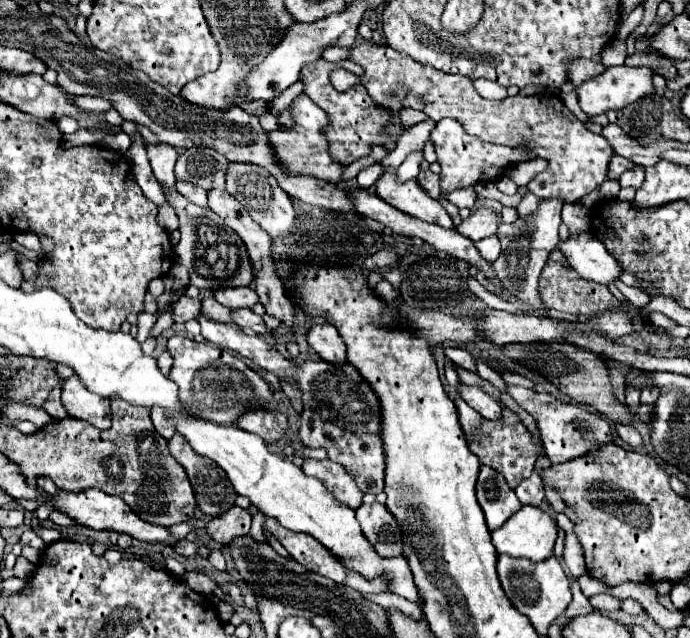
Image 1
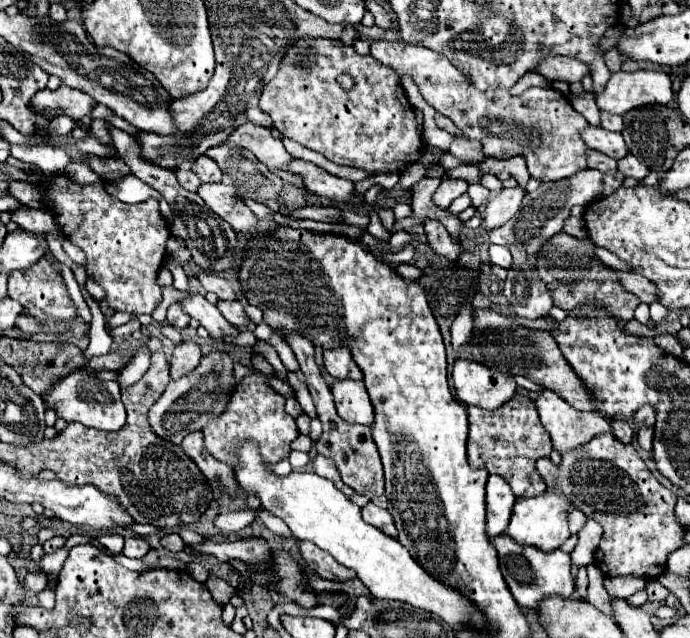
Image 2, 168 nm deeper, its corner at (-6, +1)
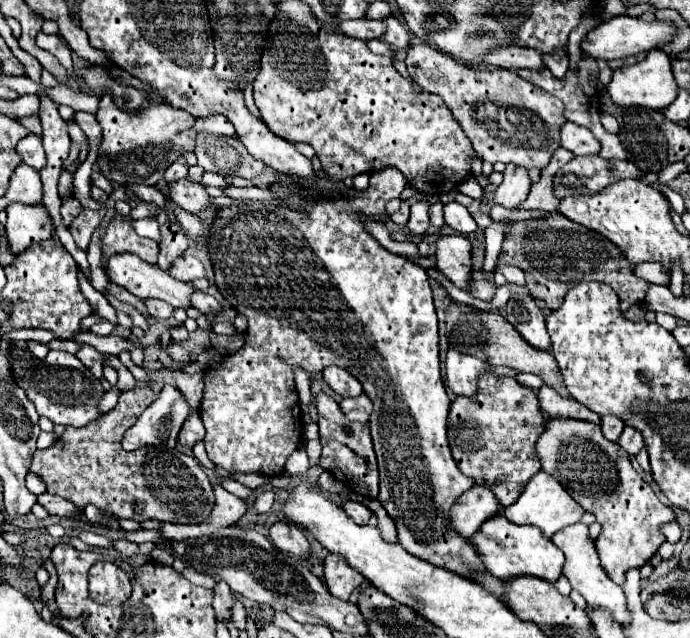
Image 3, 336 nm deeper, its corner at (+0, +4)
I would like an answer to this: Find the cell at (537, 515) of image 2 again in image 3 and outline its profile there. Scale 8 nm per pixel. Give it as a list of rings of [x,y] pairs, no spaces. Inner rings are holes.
[[[538,471],[526,485],[526,489],[522,491],[522,495],[518,497],[518,501],[504,509],[504,515],[508,521],[516,523],[516,525],[536,525],[538,529],[542,529],[542,533],[546,537],[552,537],[554,531],[560,531],[562,527],[574,525],[580,521],[580,517],[584,515],[584,509],[570,497],[570,493],[548,473]]]

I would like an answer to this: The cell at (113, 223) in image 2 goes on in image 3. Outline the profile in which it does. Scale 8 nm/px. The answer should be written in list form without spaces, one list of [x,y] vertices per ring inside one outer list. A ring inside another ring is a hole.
[[[112,219],[110,225],[106,227],[106,235],[102,237],[102,255],[106,259],[114,253],[134,253],[148,263],[156,263],[158,243],[136,235],[130,221]]]

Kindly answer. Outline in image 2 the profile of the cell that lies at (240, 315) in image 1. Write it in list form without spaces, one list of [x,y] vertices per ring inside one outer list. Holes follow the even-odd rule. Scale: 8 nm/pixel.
[[[218,300],[218,310],[222,312],[222,316],[228,320],[228,322],[234,322],[234,326],[248,326],[252,320],[246,316],[244,312],[244,306],[240,302],[224,302],[224,300]]]

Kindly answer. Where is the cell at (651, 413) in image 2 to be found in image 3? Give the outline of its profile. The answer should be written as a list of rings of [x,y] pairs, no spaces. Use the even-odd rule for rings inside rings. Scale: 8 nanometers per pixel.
[[[626,427],[622,431],[622,435],[618,437],[616,441],[624,451],[628,451],[628,455],[636,457],[638,451],[644,447],[644,439],[642,439],[642,433],[638,429],[632,429],[632,427]]]

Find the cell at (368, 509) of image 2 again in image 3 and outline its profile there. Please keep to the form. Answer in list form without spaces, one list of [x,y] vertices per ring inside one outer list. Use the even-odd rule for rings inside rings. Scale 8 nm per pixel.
[[[344,501],[342,509],[358,525],[368,525],[370,515],[372,515],[372,513],[368,513],[368,509],[362,503],[356,503],[356,501]]]

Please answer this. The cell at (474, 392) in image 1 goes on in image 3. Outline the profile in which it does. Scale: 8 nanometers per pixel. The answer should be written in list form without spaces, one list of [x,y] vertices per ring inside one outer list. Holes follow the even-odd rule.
[[[448,349],[446,353],[446,385],[452,389],[454,395],[466,395],[472,397],[476,395],[476,379],[480,371],[492,371],[496,375],[506,375],[506,377],[516,377],[516,371],[510,367],[488,367],[488,363],[472,357],[458,353],[456,349]]]

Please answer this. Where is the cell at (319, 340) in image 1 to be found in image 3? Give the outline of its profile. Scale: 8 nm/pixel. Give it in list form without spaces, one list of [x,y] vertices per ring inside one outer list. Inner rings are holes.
[[[326,367],[322,371],[322,377],[330,385],[330,389],[334,393],[338,393],[340,397],[358,397],[358,395],[362,395],[360,381],[354,379],[348,371],[344,371],[340,367]]]

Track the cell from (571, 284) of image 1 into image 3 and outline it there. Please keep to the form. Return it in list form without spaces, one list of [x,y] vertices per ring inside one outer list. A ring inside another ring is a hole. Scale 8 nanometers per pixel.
[[[548,213],[540,219],[514,221],[502,243],[496,265],[514,265],[526,273],[528,291],[534,299],[544,301],[546,309],[556,311],[568,289],[582,281],[608,283],[620,297],[620,309],[626,311],[636,303],[642,303],[648,291],[648,281],[634,275],[634,265],[624,253],[600,233],[586,229],[562,213]]]

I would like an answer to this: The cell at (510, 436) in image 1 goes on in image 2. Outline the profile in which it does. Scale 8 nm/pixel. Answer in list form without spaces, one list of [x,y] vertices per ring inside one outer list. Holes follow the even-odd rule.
[[[514,394],[502,408],[488,412],[482,408],[468,408],[468,462],[474,468],[486,468],[490,474],[502,476],[516,498],[538,496],[546,490],[546,484],[538,476],[536,460],[548,458],[552,452],[552,442],[548,430],[542,426],[538,414],[534,414],[534,402],[528,396]],[[474,412],[480,412],[474,416]]]

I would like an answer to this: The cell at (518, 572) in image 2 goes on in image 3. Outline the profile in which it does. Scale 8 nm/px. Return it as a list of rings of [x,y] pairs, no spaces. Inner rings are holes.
[[[502,513],[486,519],[468,543],[472,543],[472,547],[480,553],[484,567],[504,583],[516,575],[534,575],[548,583],[556,583],[562,575],[564,553],[548,537],[544,537],[538,527],[514,525]]]

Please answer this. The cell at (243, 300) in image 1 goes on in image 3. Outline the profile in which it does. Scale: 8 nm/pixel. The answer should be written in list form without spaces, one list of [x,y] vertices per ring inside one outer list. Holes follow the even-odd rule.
[[[180,255],[180,257],[176,257],[176,259],[172,261],[168,273],[170,273],[174,279],[178,279],[178,281],[190,283],[192,279],[204,277],[204,267],[202,267],[202,263],[200,263],[196,257],[192,257],[192,255]]]

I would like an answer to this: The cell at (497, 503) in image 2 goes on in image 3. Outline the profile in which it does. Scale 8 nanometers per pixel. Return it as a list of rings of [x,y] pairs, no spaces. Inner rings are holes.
[[[474,485],[470,487],[452,507],[448,513],[448,525],[464,539],[472,537],[476,529],[484,523],[484,519],[496,515],[500,505],[496,503],[496,497],[492,497],[492,491],[488,487]]]

